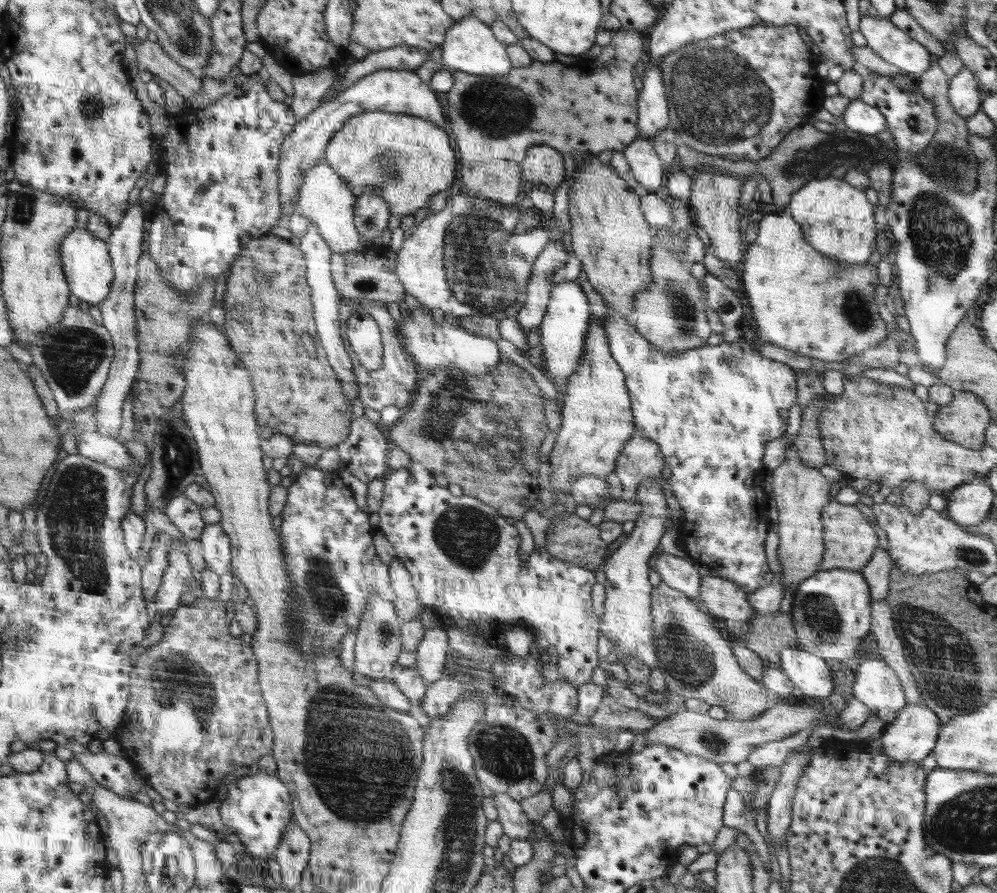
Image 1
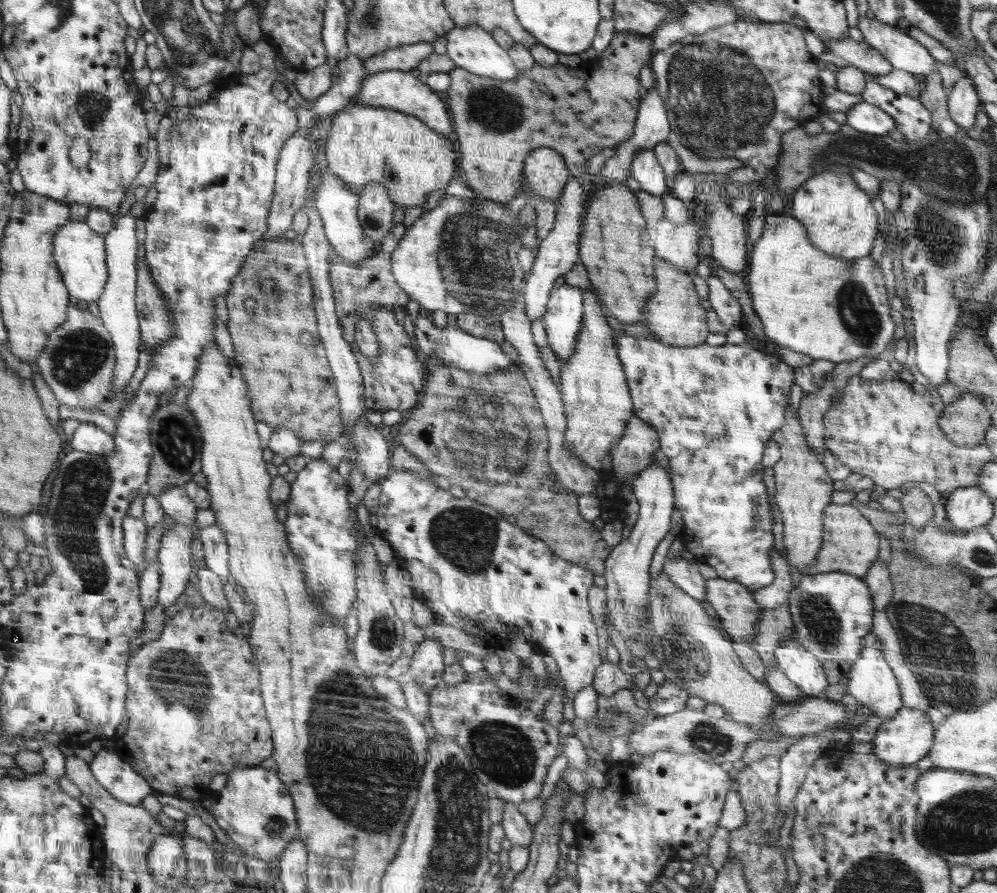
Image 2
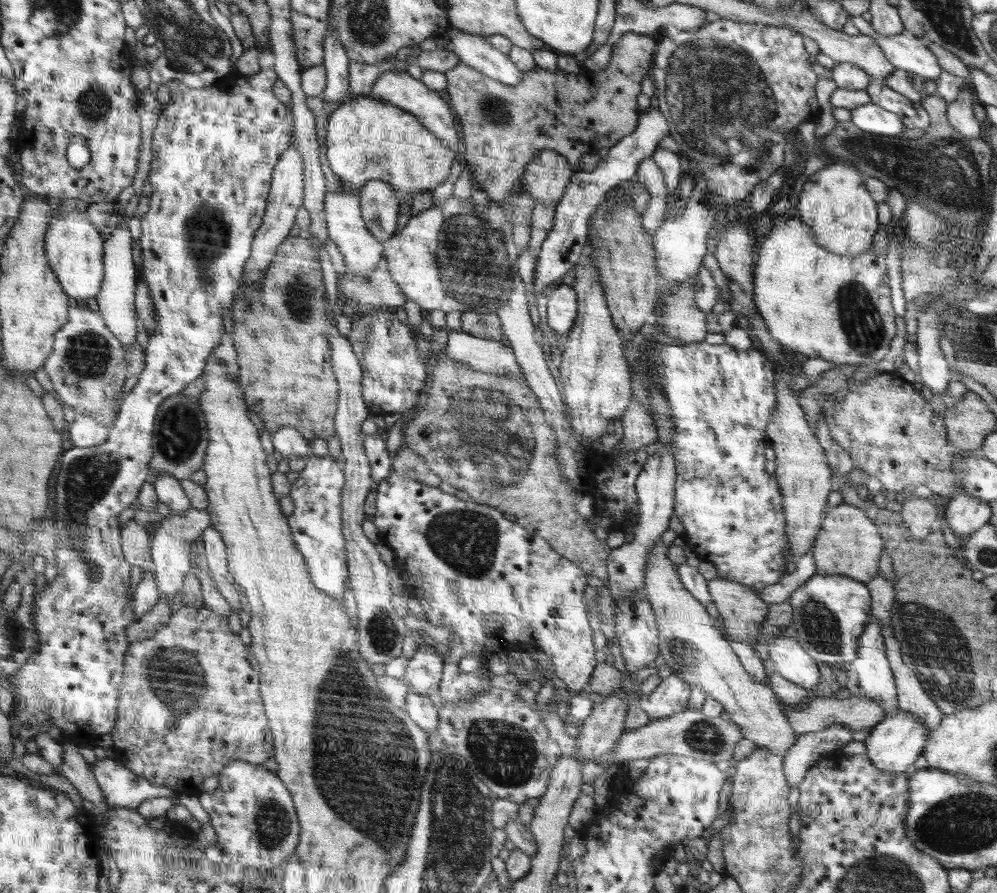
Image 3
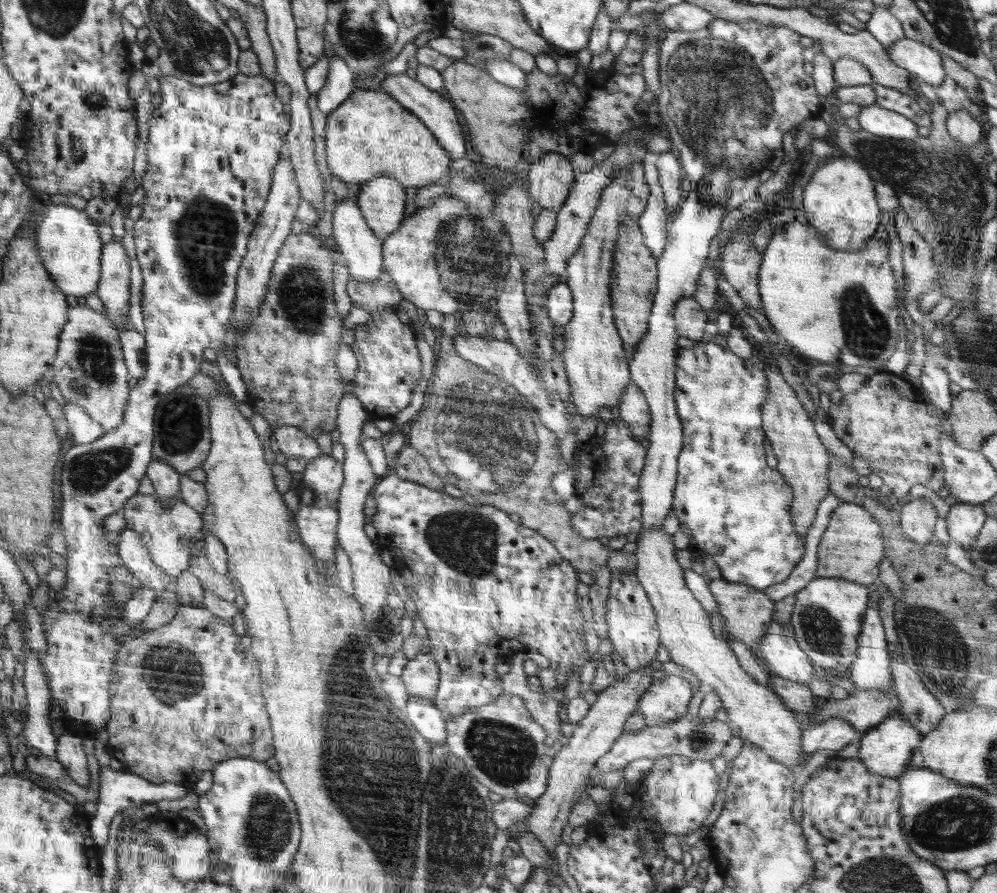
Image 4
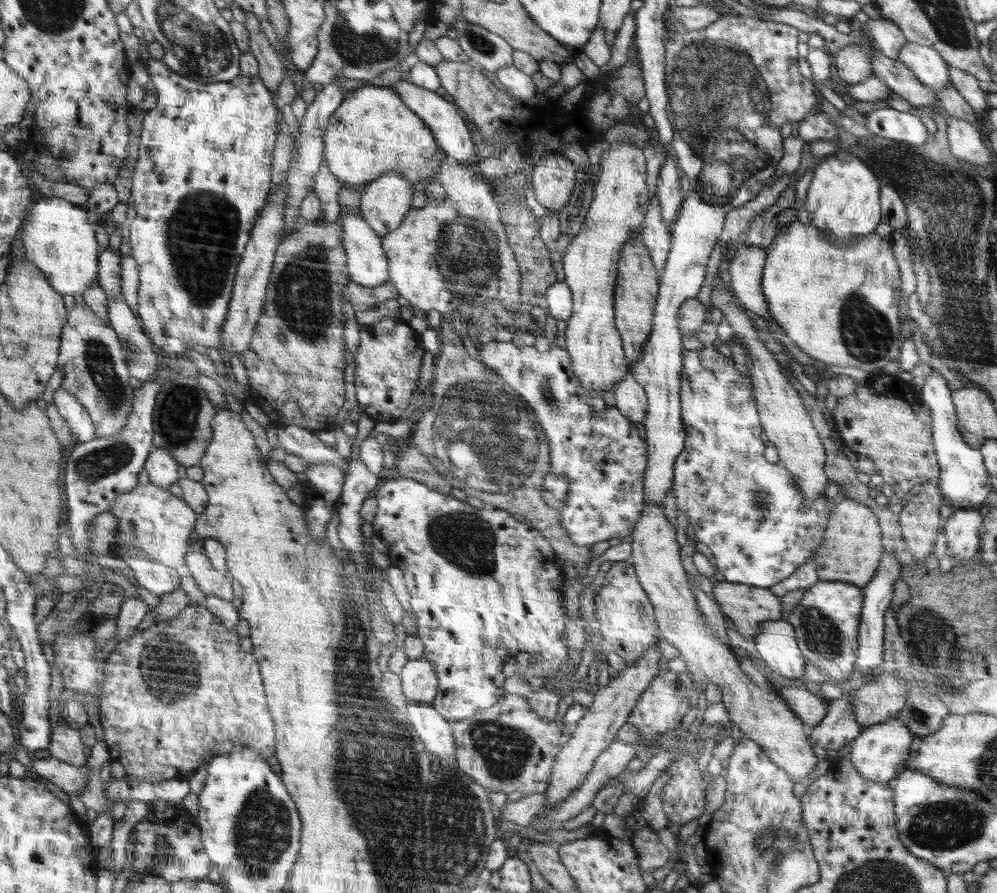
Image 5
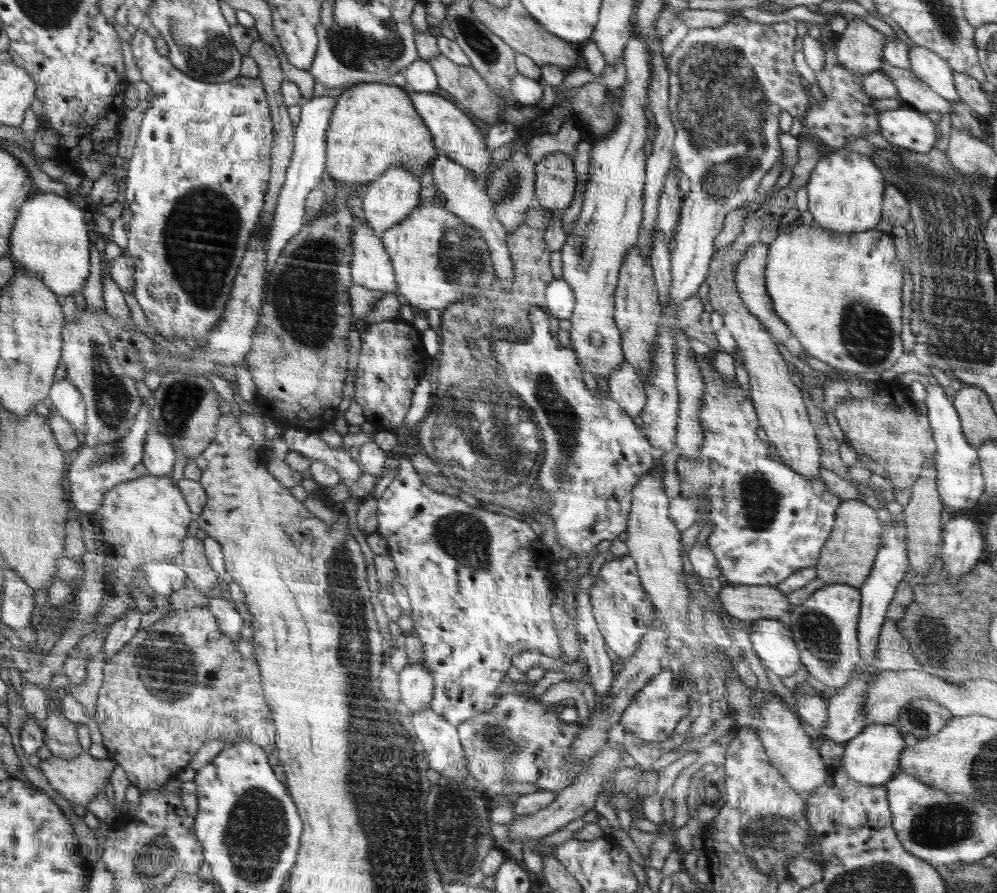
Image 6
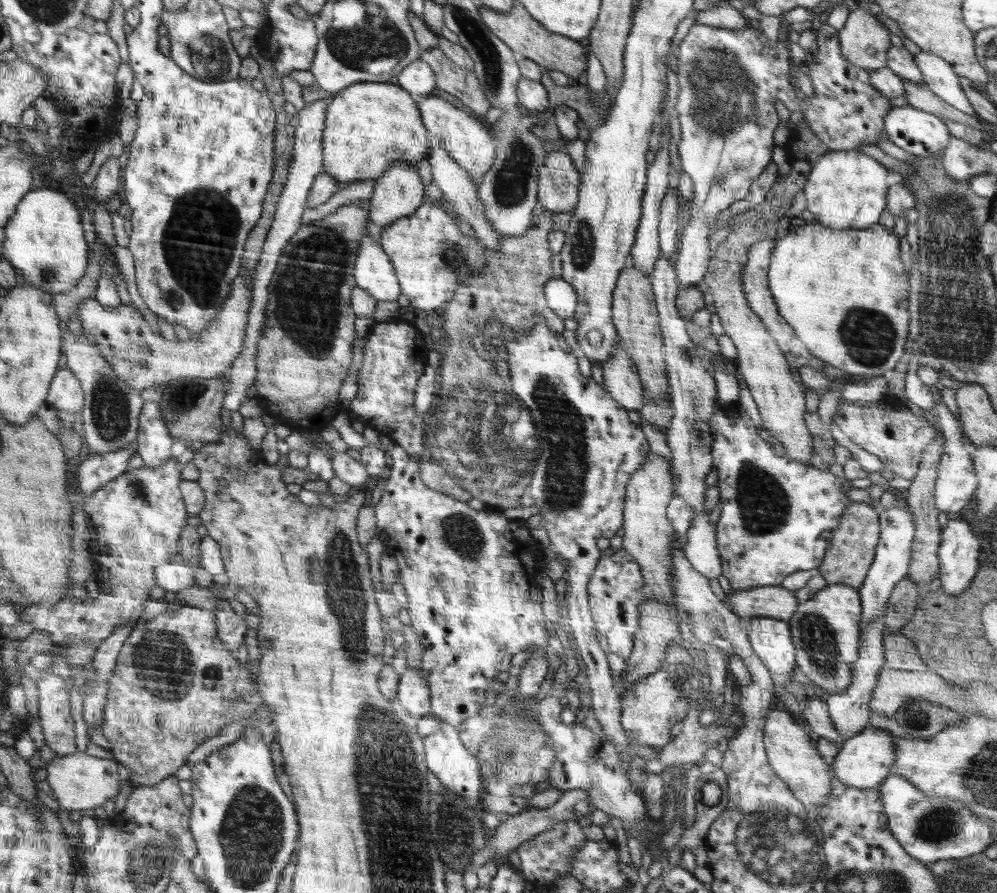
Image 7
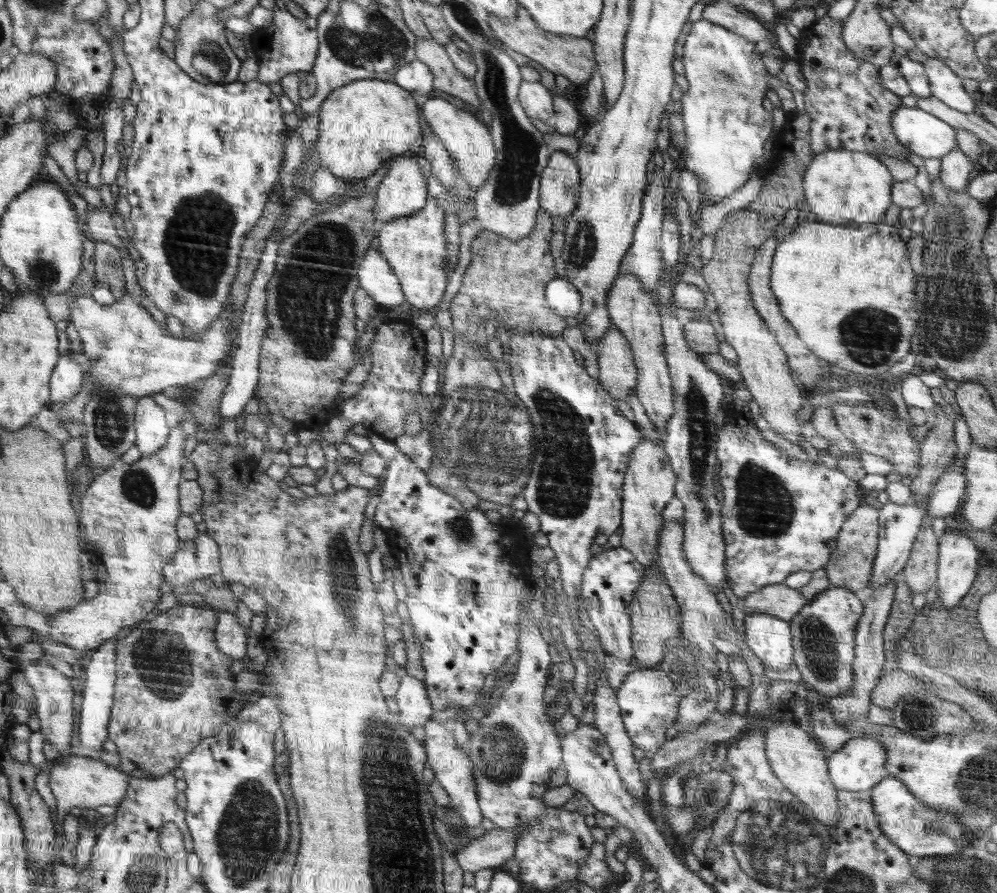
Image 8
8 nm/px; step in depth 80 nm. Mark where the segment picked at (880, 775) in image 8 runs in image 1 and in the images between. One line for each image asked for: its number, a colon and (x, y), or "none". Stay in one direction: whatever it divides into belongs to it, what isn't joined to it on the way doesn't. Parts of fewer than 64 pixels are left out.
1: (911, 736)
2: (907, 737)
3: (894, 744)
4: (886, 749)
5: (880, 752)
6: (872, 758)
7: (864, 760)

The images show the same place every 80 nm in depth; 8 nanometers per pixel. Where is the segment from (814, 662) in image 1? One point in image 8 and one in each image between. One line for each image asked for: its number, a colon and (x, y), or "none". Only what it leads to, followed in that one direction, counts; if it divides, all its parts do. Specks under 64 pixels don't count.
2: (806, 671)
3: (792, 661)
4: (786, 659)
5: (777, 650)
6: (771, 639)
7: (771, 640)
8: (770, 638)

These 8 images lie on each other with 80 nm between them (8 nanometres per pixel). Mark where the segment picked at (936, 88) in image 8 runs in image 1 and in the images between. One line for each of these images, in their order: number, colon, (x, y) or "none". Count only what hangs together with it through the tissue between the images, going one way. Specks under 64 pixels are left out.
1: (892, 44)
2: (904, 53)
3: (906, 52)
4: (925, 64)
5: (928, 66)
6: (929, 67)
7: (939, 77)

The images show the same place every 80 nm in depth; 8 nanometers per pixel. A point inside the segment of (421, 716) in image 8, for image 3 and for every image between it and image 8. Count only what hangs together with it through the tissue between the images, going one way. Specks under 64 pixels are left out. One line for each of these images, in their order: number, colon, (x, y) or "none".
3: (423, 673)
4: (421, 676)
5: (419, 681)
6: (416, 686)
7: (413, 692)

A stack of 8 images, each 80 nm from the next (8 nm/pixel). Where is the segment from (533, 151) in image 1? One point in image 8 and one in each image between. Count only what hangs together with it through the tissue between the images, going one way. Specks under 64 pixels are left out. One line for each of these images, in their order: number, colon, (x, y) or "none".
2: (546, 171)
3: (547, 177)
4: (551, 175)
5: (552, 177)
6: (555, 180)
7: (557, 186)
8: (560, 181)

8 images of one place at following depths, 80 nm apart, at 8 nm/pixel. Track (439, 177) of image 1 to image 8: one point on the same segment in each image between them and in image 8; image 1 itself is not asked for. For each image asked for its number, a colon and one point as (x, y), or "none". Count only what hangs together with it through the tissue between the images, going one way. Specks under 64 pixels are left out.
2: (367, 144)
3: (366, 139)
4: (370, 135)
5: (373, 132)
6: (374, 126)
7: (370, 126)
8: (361, 125)

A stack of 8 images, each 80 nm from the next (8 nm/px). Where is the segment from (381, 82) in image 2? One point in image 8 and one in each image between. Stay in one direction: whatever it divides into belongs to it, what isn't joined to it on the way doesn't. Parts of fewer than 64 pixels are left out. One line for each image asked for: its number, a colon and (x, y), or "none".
3: (397, 88)
4: (437, 114)
5: (453, 137)
6: (454, 133)
7: (468, 143)
8: (468, 142)

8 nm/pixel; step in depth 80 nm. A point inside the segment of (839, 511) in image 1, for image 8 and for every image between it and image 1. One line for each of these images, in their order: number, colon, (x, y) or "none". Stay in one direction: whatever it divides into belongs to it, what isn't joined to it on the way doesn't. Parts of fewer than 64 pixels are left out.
2: (850, 544)
3: (849, 544)
4: (851, 547)
5: (852, 545)
6: (847, 557)
7: (851, 550)
8: (851, 563)

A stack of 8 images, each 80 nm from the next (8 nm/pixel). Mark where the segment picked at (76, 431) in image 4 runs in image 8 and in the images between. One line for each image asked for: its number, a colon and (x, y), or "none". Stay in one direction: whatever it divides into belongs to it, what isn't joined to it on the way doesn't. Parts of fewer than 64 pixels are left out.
5: (74, 413)
6: (67, 401)
7: (66, 394)
8: (67, 378)

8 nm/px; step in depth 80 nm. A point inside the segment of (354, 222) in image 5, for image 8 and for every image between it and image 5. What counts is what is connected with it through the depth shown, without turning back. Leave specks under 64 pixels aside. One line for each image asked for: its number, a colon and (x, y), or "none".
6: (372, 267)
7: (375, 273)
8: (376, 275)

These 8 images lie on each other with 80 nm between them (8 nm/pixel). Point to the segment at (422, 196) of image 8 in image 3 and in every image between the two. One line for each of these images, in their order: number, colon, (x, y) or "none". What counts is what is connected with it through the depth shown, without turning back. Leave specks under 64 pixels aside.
3: (379, 204)
4: (382, 200)
5: (385, 200)
6: (394, 197)
7: (398, 193)

